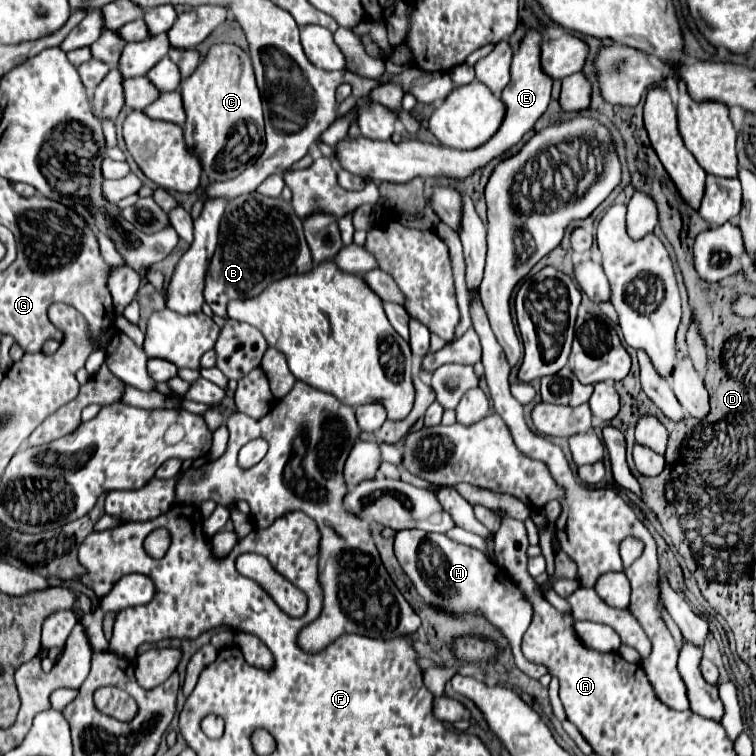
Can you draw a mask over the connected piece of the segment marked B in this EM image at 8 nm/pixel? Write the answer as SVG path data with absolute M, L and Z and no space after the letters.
M243 194L229 200L225 216L221 220L219 244L209 272L205 274L205 302L213 314L227 318L227 304L237 298L259 296L269 284L313 270L311 252L303 236L303 224L295 216L289 202L283 198L269 198L261 194Z

